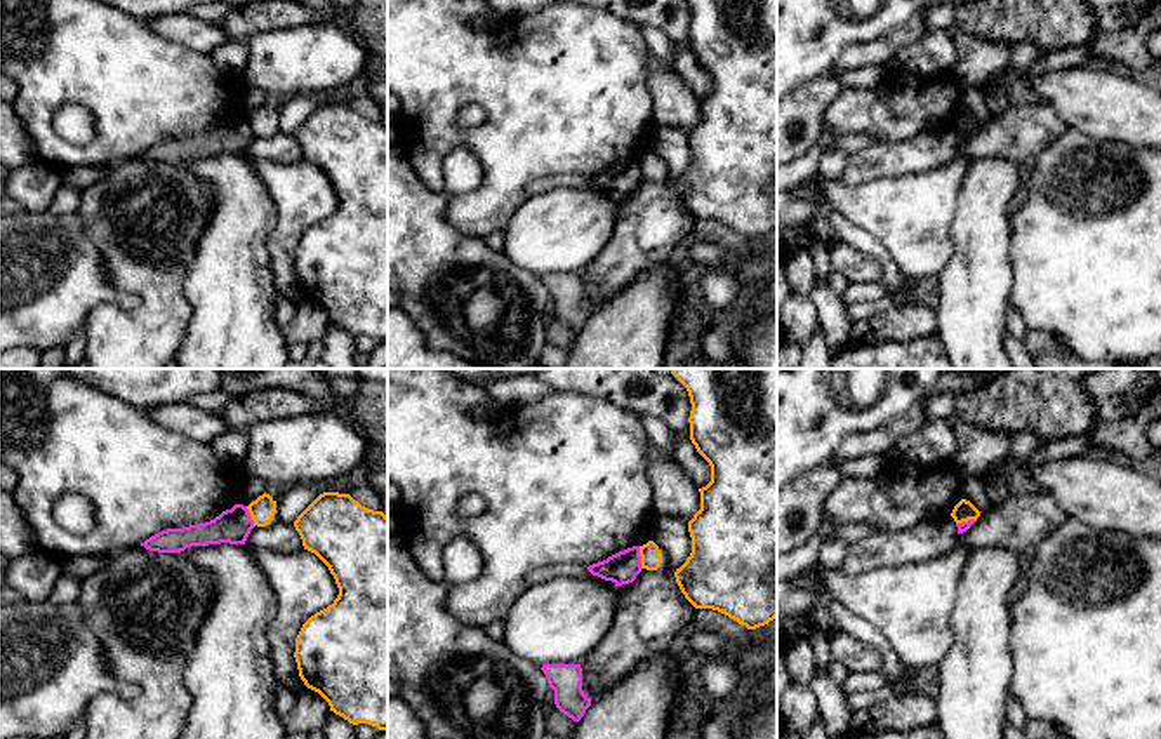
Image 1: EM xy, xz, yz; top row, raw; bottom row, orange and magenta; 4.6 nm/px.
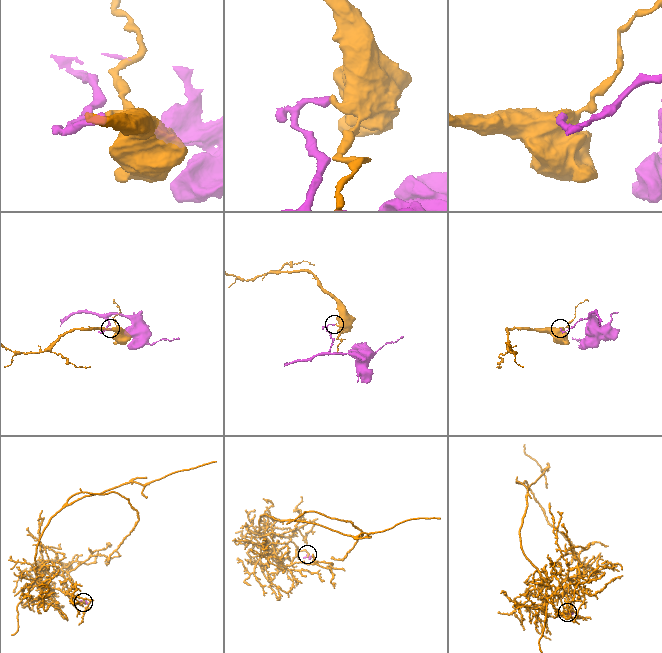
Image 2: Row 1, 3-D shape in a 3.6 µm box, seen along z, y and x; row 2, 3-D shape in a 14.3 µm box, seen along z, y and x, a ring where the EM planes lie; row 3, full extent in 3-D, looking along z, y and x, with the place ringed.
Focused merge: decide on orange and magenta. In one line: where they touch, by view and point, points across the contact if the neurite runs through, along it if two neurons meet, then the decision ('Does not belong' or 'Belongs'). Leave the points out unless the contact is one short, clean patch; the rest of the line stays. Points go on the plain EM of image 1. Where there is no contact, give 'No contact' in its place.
Touches orange at xz (640, 166). Boundary: xz (638, 157), (642, 178). Does not belong

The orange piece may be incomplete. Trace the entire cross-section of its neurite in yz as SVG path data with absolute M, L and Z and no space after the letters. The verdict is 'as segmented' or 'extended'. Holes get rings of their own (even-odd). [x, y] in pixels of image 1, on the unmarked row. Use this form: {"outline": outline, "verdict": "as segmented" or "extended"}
{"outline": "M961 110L951 127L954 129L956 134L963 134L963 132L968 132L968 130L977 130L980 127L980 122L966 110Z", "verdict": "as segmented"}

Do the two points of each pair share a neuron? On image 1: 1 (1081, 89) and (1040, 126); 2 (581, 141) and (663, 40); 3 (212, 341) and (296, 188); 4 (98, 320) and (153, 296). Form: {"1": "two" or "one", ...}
{"1": "two", "2": "two", "3": "two", "4": "one"}

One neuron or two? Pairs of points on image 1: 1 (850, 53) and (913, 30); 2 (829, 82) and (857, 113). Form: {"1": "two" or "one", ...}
{"1": "one", "2": "two"}

